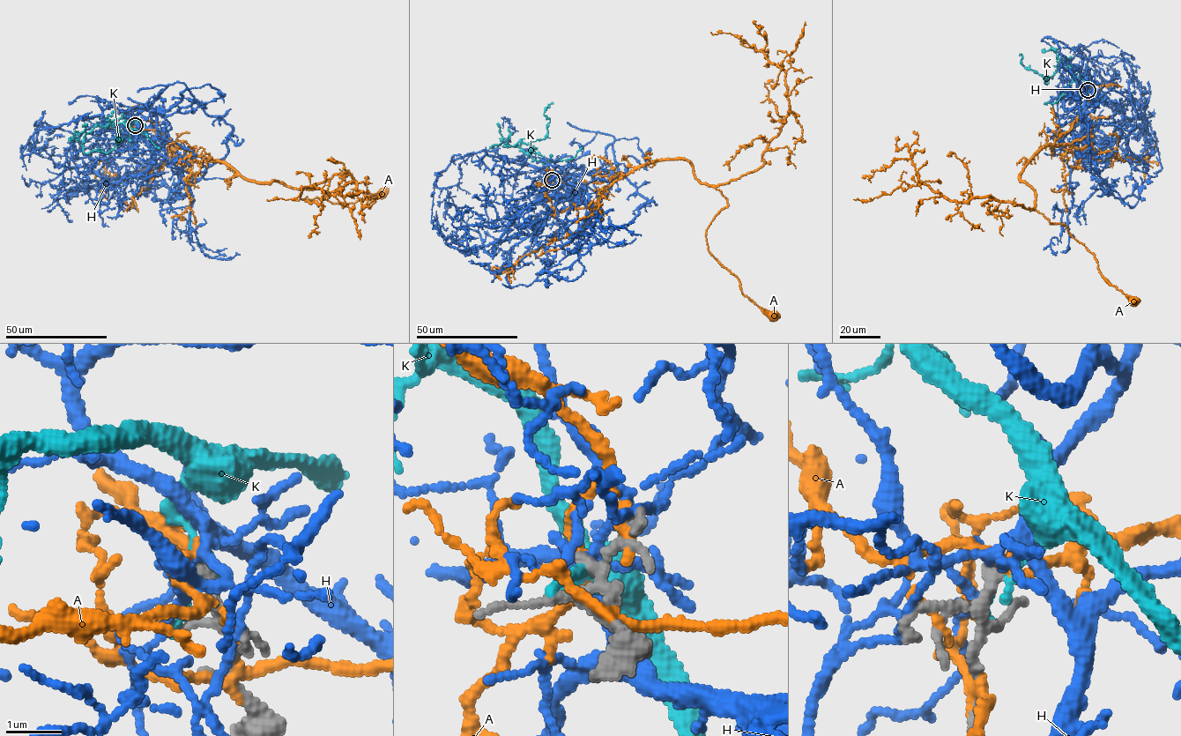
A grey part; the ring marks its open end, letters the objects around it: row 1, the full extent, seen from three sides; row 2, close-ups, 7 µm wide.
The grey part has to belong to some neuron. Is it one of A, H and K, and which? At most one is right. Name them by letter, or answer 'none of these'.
none of these

